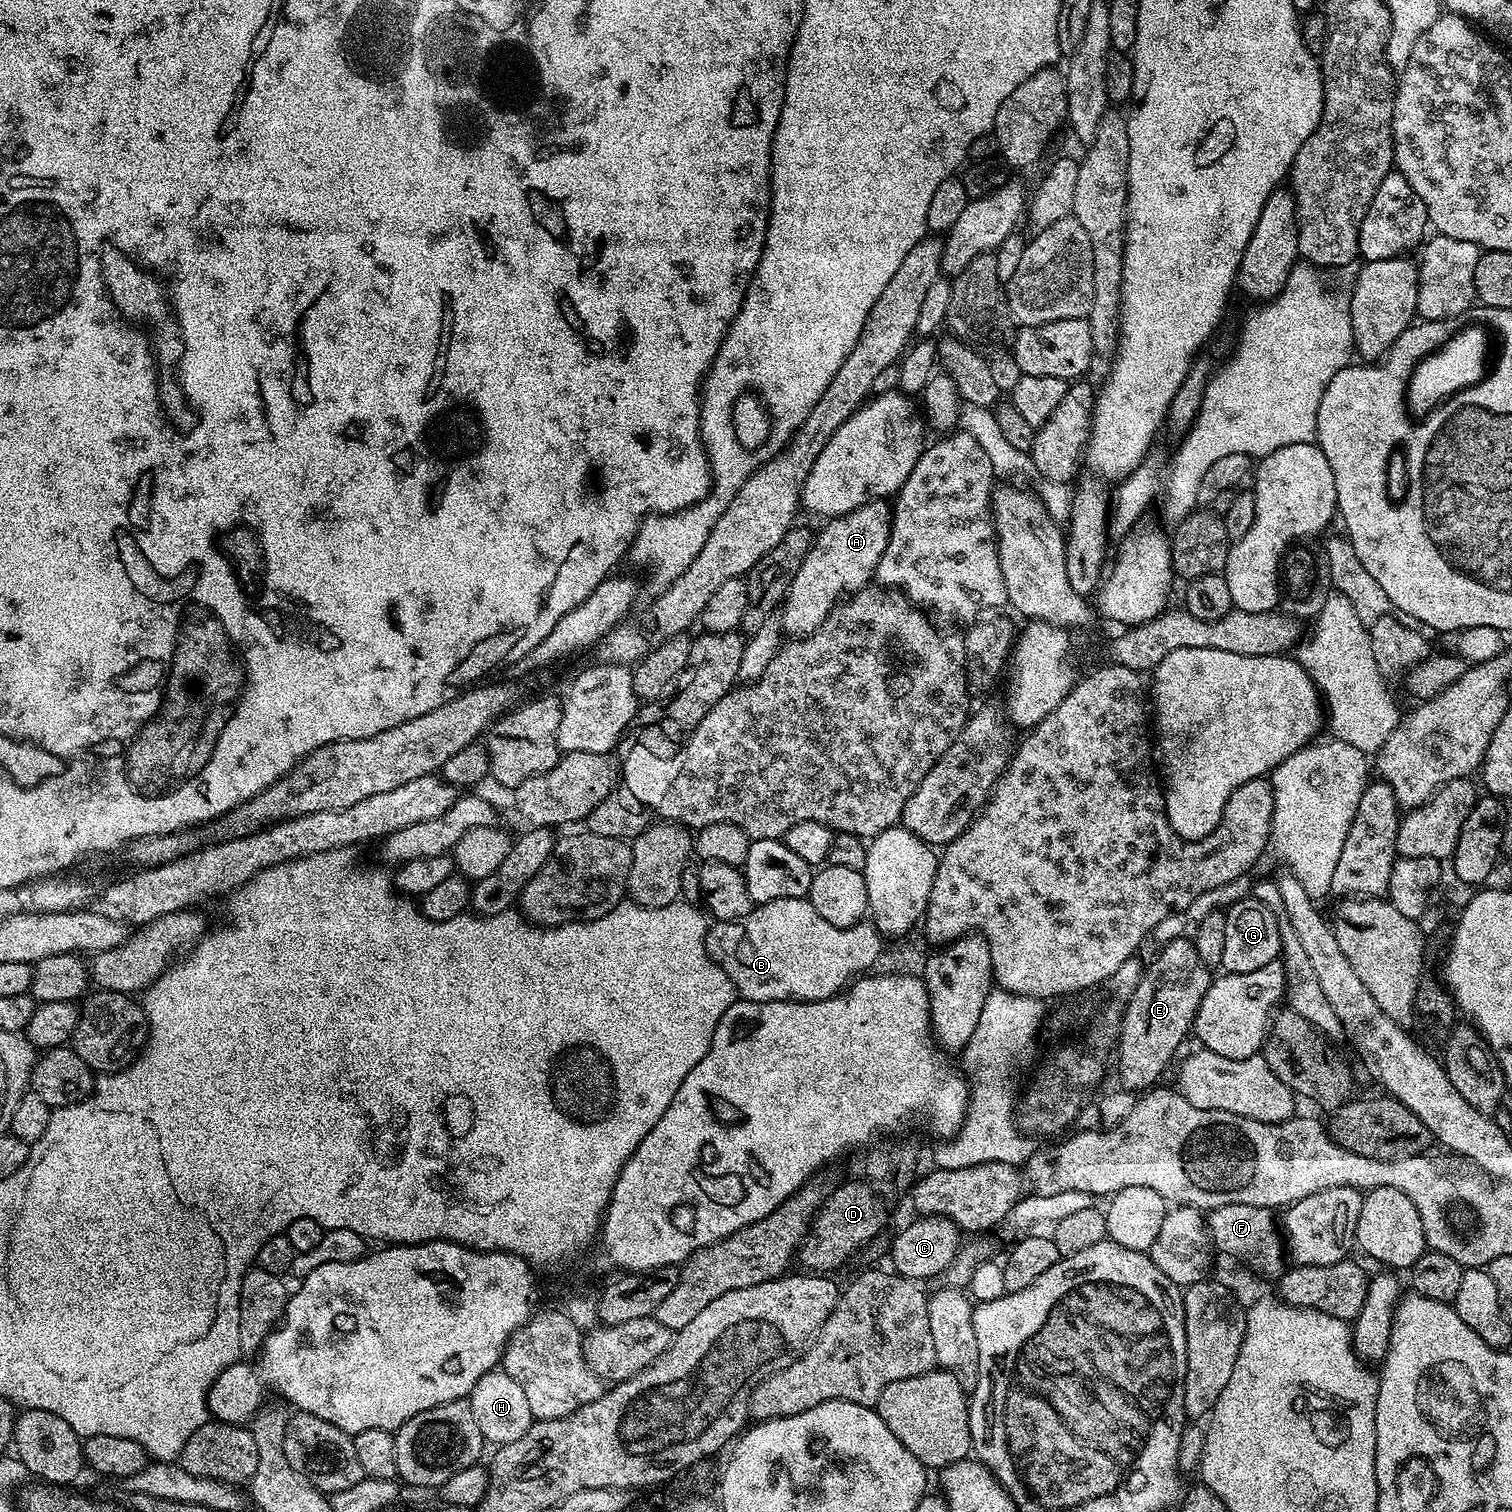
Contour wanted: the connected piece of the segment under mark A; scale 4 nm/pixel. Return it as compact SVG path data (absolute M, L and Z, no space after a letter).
M883 499L869 500L846 514L831 517L825 524L828 525L820 533L815 533L806 562L794 574L794 582L779 613L783 631L787 635L789 632L792 638L814 634L845 597L873 583L886 542L890 542L892 510Z

